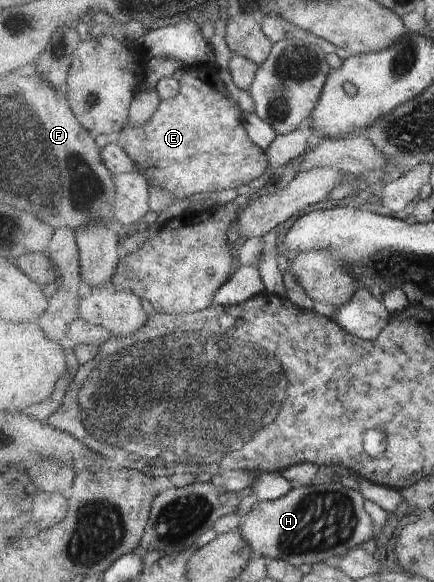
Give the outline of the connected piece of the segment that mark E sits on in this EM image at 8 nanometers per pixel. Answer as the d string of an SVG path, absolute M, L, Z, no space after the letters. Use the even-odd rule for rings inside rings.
M198 65L184 68L182 89L176 98L159 103L158 112L150 120L150 124L140 127L126 128L114 138L129 152L137 164L137 172L148 183L159 186L172 193L175 201L191 198L202 192L220 192L229 188L246 187L250 182L264 176L268 170L269 156L257 144L252 142L248 131L244 128L244 118L240 104L228 94L228 90L215 67Z

